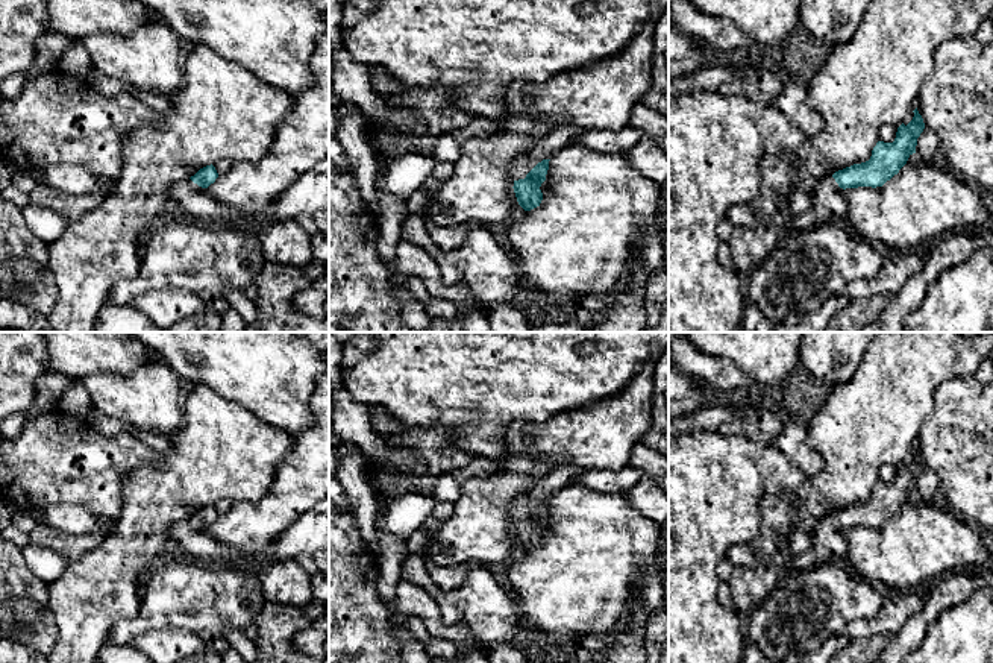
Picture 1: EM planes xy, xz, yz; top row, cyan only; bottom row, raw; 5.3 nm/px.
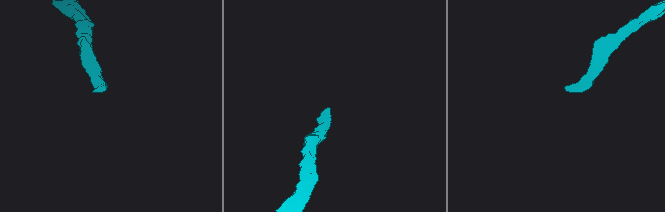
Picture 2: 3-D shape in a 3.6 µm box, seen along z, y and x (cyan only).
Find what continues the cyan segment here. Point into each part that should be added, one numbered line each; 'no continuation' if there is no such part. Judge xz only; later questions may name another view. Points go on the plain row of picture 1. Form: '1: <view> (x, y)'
1: xz (563, 475)

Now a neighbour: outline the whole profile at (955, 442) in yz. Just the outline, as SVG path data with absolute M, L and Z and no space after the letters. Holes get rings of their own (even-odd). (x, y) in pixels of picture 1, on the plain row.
M960 375L943 381L916 448L940 481L943 504L972 525L993 531L993 379L981 384L973 375Z

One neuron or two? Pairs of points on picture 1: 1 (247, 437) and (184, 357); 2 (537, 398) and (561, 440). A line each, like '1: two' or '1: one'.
1: two
2: two

